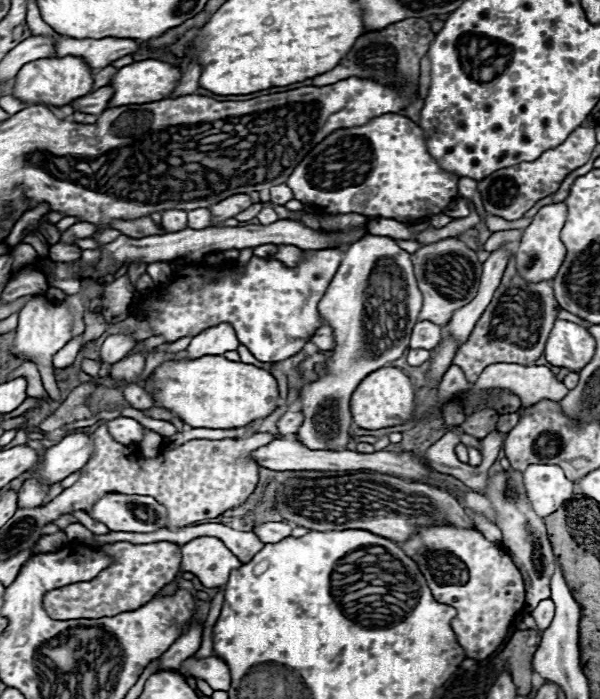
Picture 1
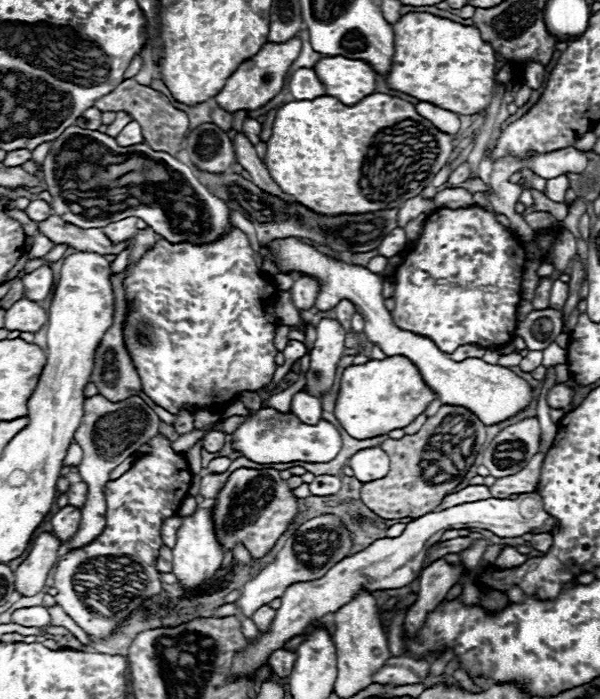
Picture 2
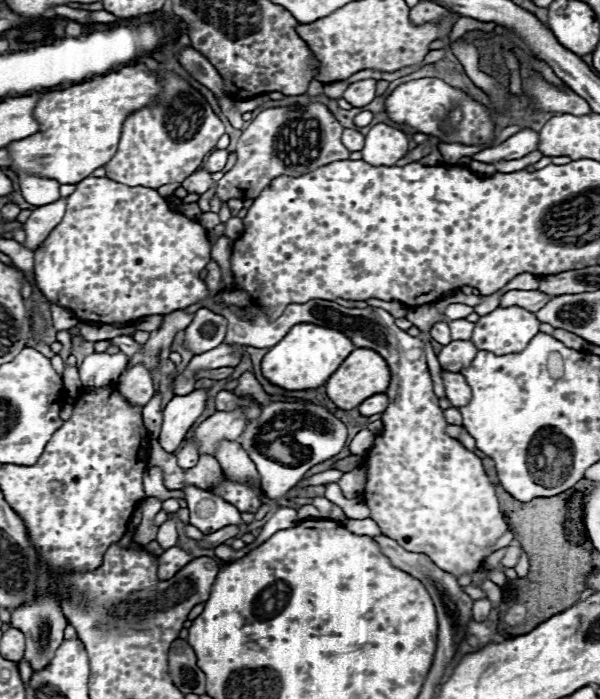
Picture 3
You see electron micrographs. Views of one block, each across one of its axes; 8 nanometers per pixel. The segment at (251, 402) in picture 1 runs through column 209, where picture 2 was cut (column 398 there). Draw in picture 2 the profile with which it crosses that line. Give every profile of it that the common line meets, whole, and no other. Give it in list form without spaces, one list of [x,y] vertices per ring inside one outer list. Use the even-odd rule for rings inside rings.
[[[390,356],[384,360],[368,360],[366,364],[348,366],[344,370],[334,416],[352,438],[366,440],[408,426],[434,398],[436,394],[424,384],[418,368],[408,358]]]

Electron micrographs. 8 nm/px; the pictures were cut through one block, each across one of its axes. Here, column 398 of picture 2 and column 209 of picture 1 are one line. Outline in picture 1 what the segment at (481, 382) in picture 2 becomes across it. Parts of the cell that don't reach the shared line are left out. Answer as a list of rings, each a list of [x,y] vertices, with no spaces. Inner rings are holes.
[[[218,324],[214,328],[208,328],[192,338],[188,350],[188,358],[200,358],[200,356],[218,356],[228,350],[236,350],[240,346],[234,328],[230,324]]]

